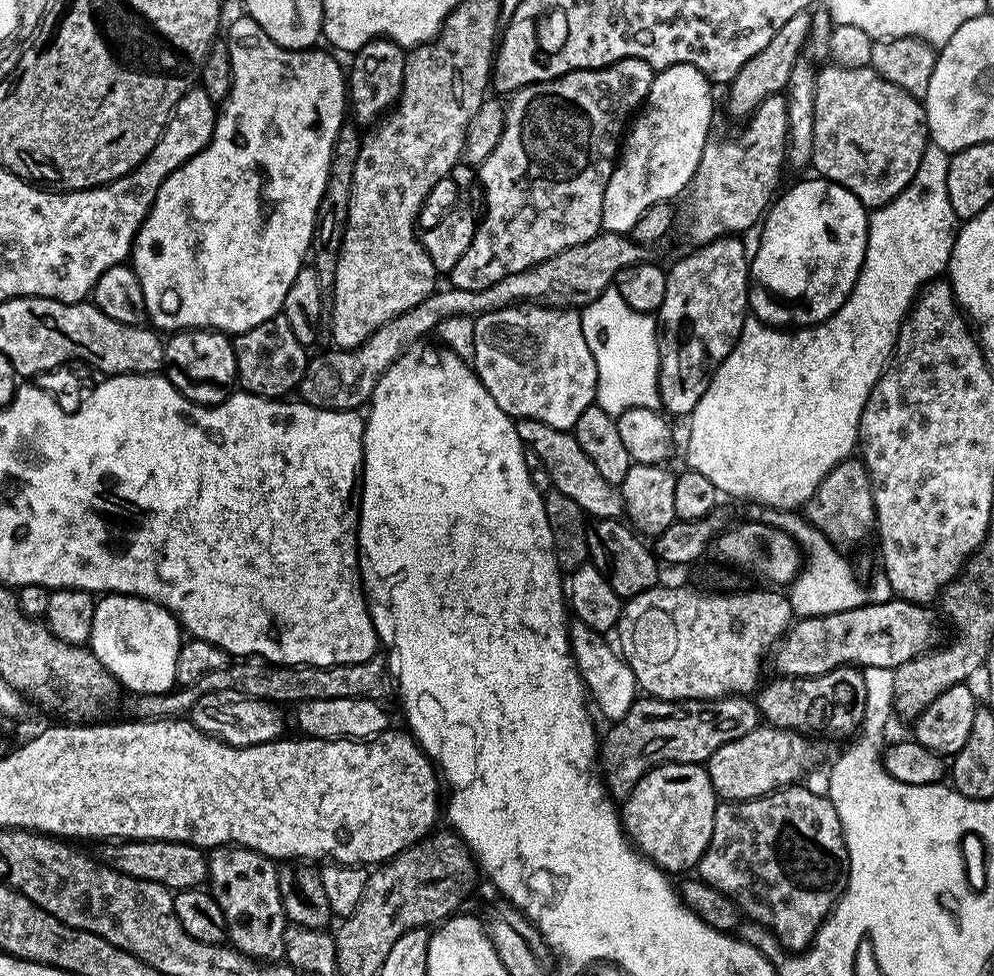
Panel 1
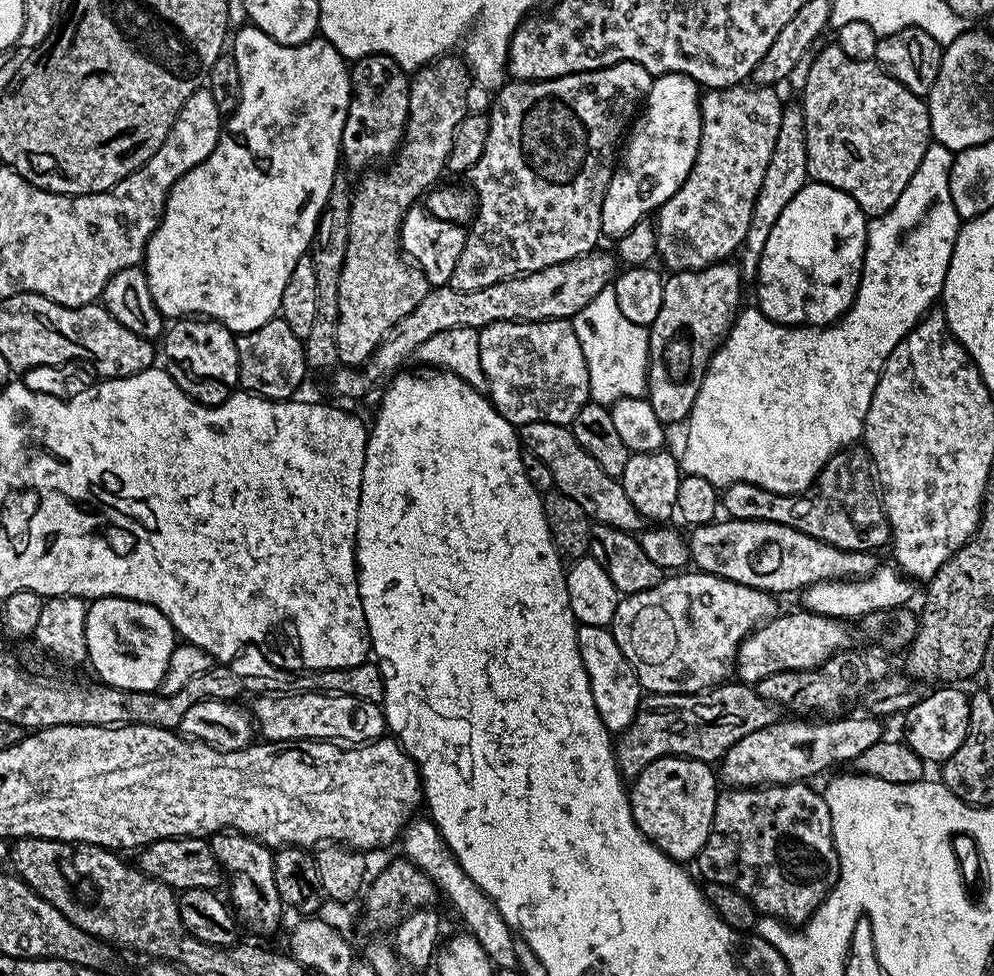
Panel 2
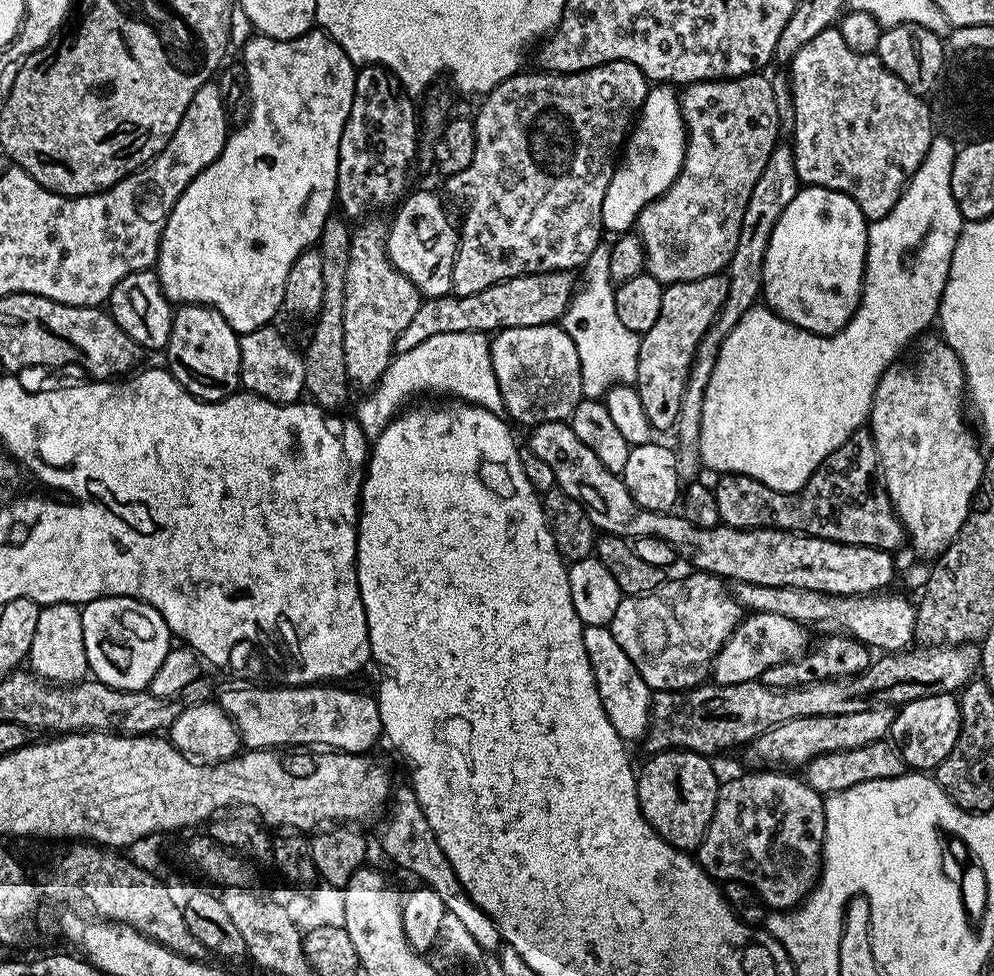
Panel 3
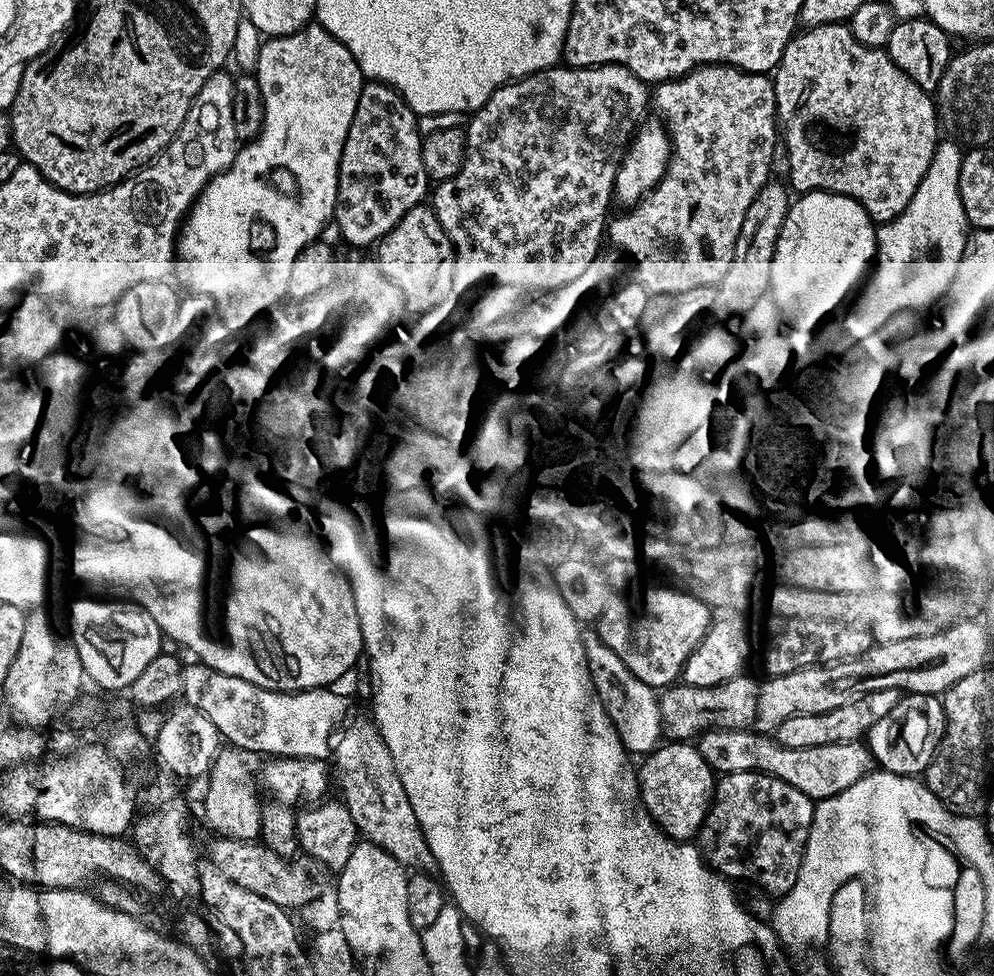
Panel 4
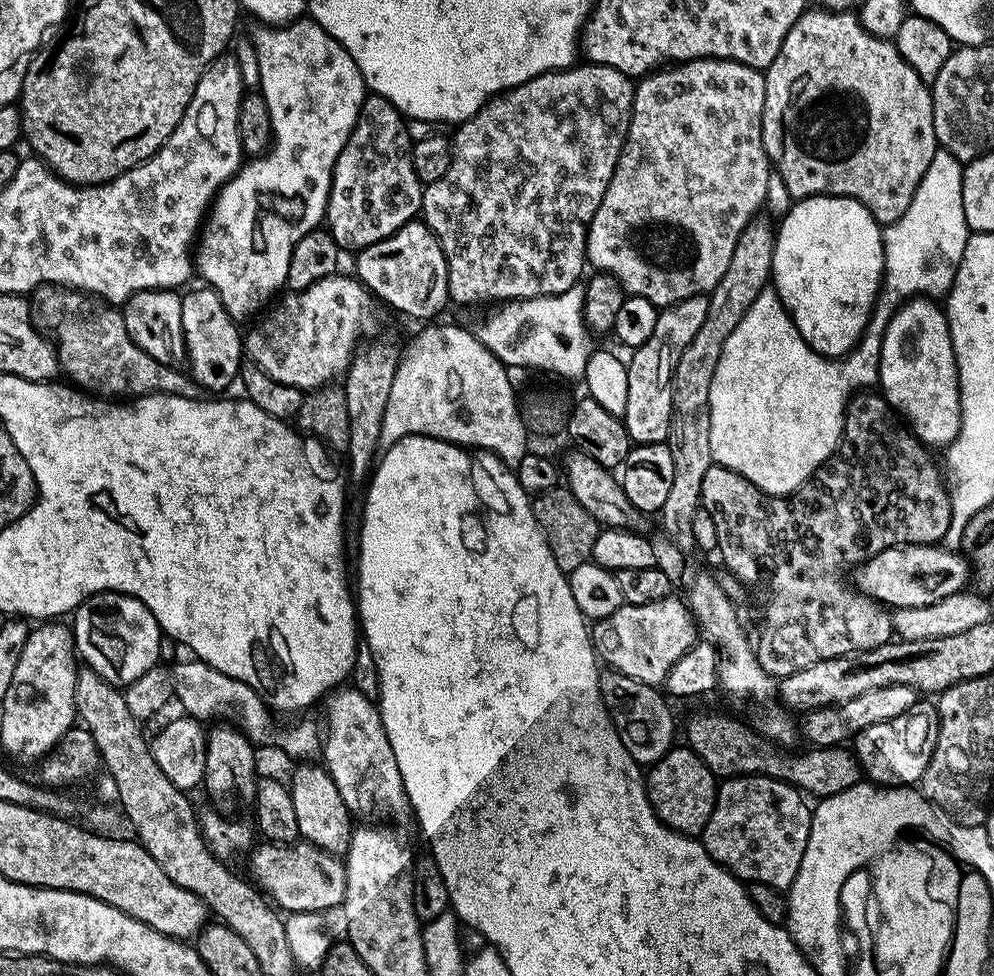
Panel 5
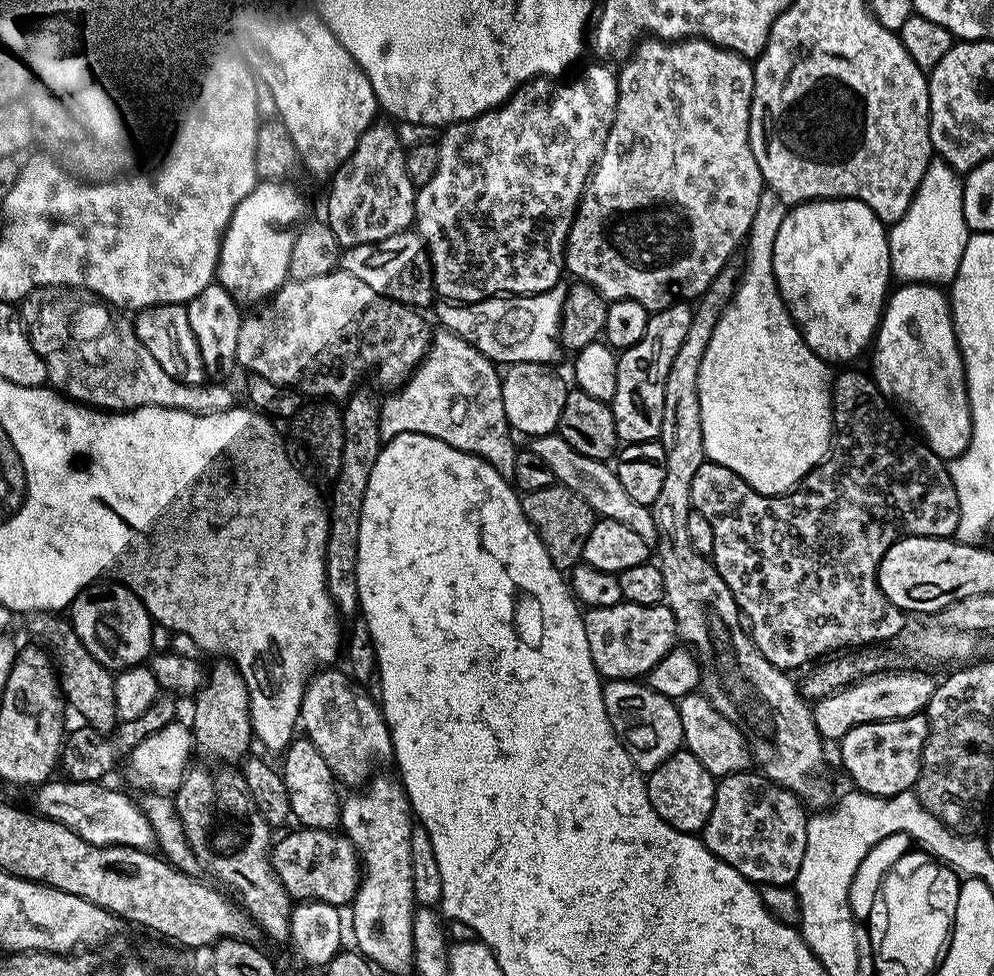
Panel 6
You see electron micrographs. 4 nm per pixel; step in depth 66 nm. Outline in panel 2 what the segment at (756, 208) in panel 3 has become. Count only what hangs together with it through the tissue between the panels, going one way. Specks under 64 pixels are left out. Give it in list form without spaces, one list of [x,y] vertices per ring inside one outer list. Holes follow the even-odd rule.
[[[789,103],[782,114],[782,122],[778,126],[778,138],[774,138],[774,154],[770,154],[766,174],[762,174],[762,186],[754,202],[754,214],[750,214],[750,226],[746,230],[746,238],[738,252],[741,277],[755,277],[762,258],[762,250],[766,250],[766,238],[770,238],[770,230],[774,230],[774,222],[778,222],[778,214],[786,210],[790,198],[794,198],[794,194],[798,194],[798,190],[802,190],[809,180],[804,110],[799,103],[792,105]]]

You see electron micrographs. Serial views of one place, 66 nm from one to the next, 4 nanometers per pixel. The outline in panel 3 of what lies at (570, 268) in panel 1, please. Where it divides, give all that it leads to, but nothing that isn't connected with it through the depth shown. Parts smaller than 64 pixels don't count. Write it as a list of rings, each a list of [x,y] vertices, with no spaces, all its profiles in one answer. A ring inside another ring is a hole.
[[[539,272],[529,276],[515,276],[498,282],[481,292],[469,296],[433,296],[418,306],[418,314],[410,318],[410,326],[396,340],[396,352],[414,348],[434,334],[450,331],[480,331],[495,334],[501,328],[521,328],[522,326],[542,326],[555,324],[567,313],[574,293],[578,288],[572,272]]]

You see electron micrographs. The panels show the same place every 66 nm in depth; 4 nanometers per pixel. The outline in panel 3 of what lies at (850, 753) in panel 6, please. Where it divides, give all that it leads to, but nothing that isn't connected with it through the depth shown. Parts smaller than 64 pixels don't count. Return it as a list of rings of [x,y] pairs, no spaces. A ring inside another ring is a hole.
[[[953,693],[930,694],[909,704],[899,705],[893,715],[890,740],[905,765],[912,770],[934,770],[954,750],[960,733],[960,702]]]

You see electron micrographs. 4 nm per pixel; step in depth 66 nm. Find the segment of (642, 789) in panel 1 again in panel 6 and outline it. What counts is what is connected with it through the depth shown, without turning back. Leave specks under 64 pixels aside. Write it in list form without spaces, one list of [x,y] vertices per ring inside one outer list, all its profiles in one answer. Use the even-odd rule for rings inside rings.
[[[681,750],[666,758],[652,772],[647,773],[648,797],[654,806],[654,810],[670,826],[674,826],[679,832],[699,833],[710,818],[710,810],[714,810],[714,798],[716,797],[717,777],[711,776],[686,750]]]

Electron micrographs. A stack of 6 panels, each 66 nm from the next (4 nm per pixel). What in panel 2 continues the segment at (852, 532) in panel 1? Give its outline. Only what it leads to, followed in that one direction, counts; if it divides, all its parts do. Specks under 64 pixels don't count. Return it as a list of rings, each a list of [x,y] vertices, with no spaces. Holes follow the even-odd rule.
[[[849,446],[834,454],[816,481],[803,494],[787,501],[787,524],[847,552],[875,553],[876,548],[883,544],[885,547],[890,540],[890,529],[869,468],[868,450],[863,446]]]

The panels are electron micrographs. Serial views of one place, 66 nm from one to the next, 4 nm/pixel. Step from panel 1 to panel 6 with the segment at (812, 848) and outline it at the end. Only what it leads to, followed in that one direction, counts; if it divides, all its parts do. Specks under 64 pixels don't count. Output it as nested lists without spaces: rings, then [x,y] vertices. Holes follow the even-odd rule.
[[[756,770],[735,772],[729,776],[719,777],[714,798],[714,810],[710,810],[710,818],[702,829],[705,846],[722,862],[734,866],[738,874],[742,874],[753,884],[787,884],[795,885],[796,875],[802,866],[802,854],[806,854],[806,830],[809,813],[805,805],[790,790],[769,780],[767,776]]]

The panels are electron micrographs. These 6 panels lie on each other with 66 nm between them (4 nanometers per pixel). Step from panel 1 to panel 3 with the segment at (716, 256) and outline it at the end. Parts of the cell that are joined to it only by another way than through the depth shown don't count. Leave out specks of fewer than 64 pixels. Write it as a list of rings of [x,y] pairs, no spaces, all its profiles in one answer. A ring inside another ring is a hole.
[[[724,274],[667,285],[662,294],[662,310],[658,310],[658,322],[654,322],[654,326],[640,336],[634,387],[642,398],[642,410],[646,410],[646,418],[650,418],[650,426],[657,433],[676,427],[694,354],[706,330],[722,310],[727,290],[728,277]]]

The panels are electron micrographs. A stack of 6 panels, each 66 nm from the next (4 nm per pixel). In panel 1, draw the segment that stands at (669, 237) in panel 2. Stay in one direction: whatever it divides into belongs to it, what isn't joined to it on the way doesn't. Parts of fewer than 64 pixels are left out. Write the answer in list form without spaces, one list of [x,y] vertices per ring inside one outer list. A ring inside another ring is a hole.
[[[777,94],[766,98],[747,117],[745,124],[748,125],[737,136],[728,136],[725,140],[712,138],[704,147],[687,193],[688,205],[684,208],[684,228],[693,245],[744,234],[747,228],[755,229],[777,191],[776,183],[780,180],[780,167],[783,169],[786,164],[788,146],[785,97]]]

